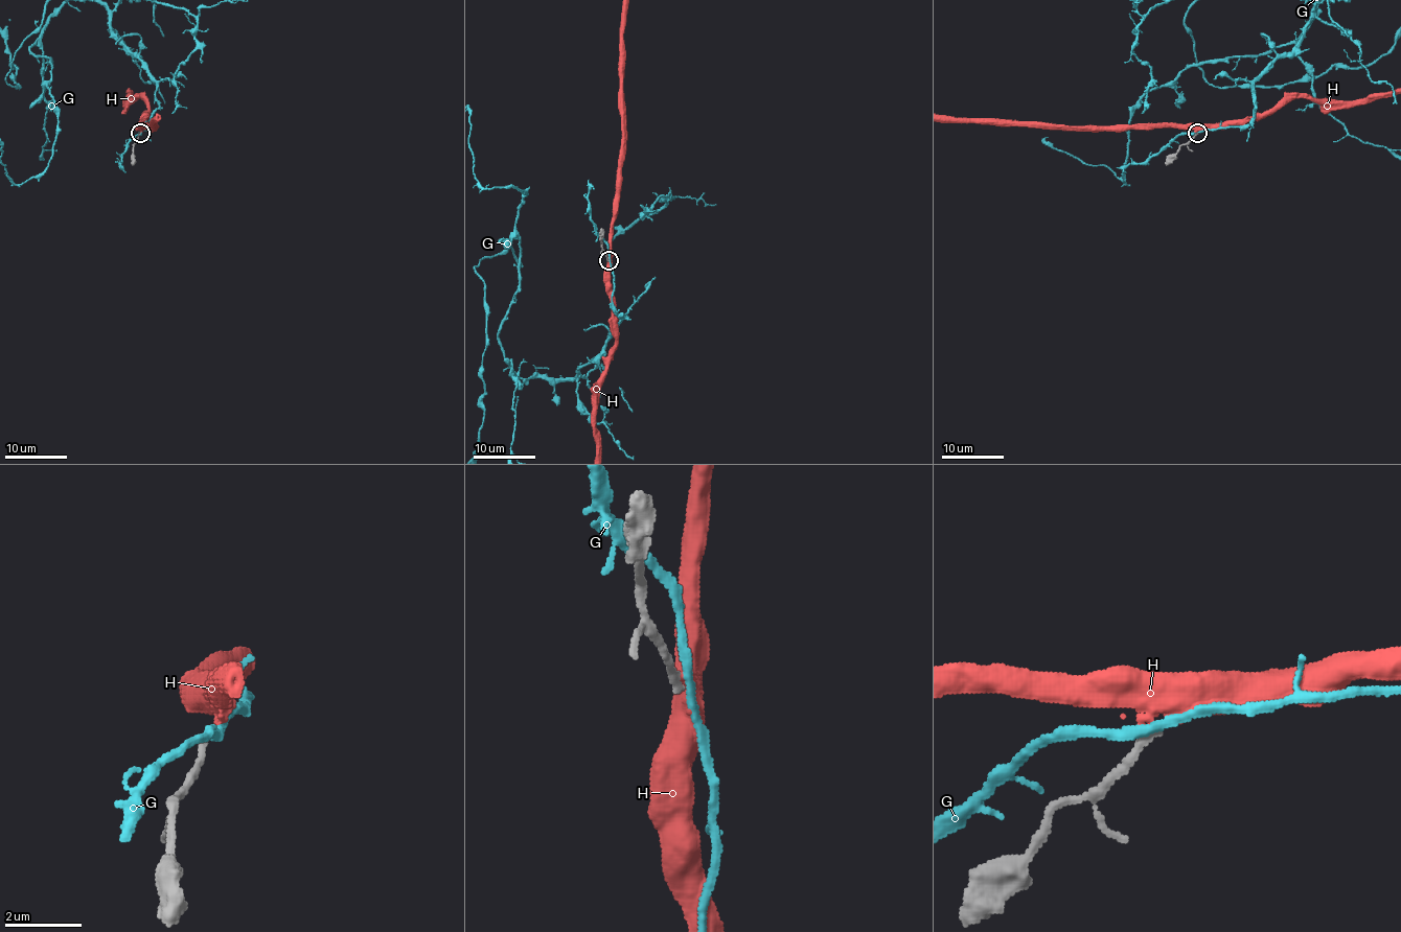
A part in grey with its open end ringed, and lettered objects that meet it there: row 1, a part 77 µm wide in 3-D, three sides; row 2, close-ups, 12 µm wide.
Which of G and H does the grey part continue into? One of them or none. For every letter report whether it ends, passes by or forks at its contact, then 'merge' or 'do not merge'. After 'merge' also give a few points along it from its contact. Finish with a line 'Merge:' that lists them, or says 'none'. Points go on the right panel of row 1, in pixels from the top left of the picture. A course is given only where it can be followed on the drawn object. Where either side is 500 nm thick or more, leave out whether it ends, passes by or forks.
G: it passes by; do not merge
H: it ends; do not merge
Merge: none

